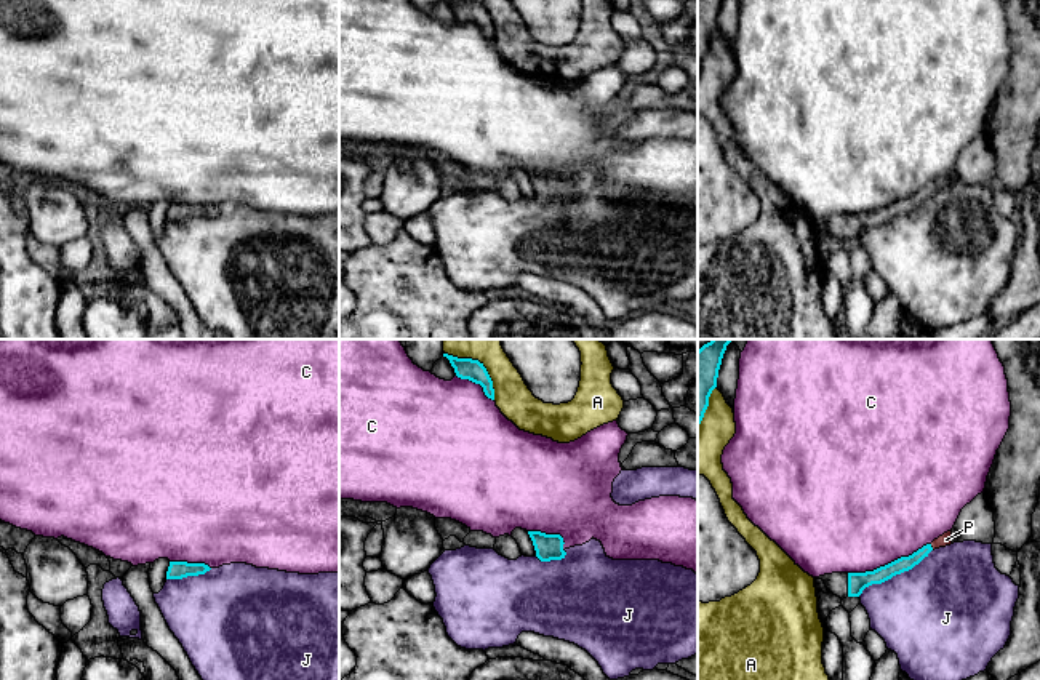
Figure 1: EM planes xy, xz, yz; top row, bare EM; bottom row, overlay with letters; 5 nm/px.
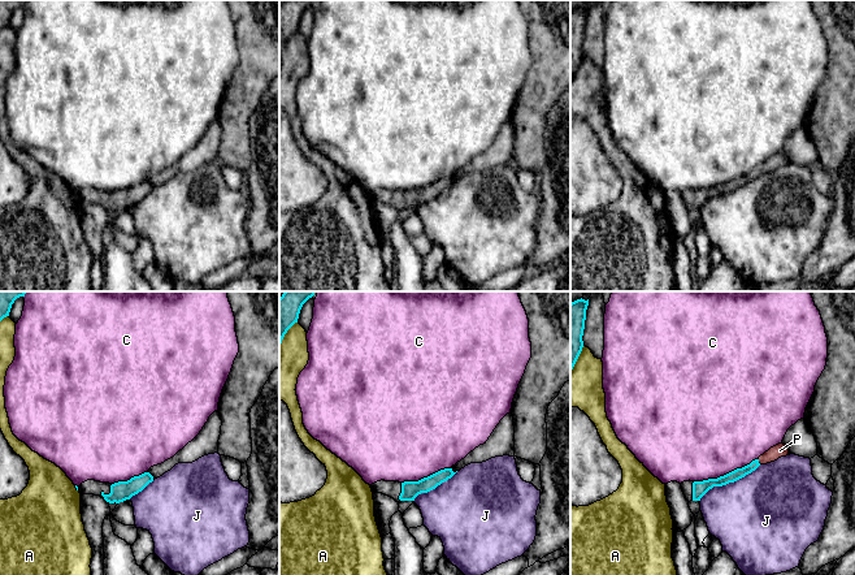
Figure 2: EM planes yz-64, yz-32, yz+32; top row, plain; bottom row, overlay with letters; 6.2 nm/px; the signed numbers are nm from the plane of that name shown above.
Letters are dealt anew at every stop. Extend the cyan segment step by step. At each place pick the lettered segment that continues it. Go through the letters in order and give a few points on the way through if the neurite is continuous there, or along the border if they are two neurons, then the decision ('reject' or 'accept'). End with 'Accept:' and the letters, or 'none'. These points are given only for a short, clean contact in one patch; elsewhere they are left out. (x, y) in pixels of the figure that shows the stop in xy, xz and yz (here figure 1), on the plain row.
A: reject
C: reject
J: reject
P: across yz (904, 205), (932, 189), (946, 181) | accept
Accept: P

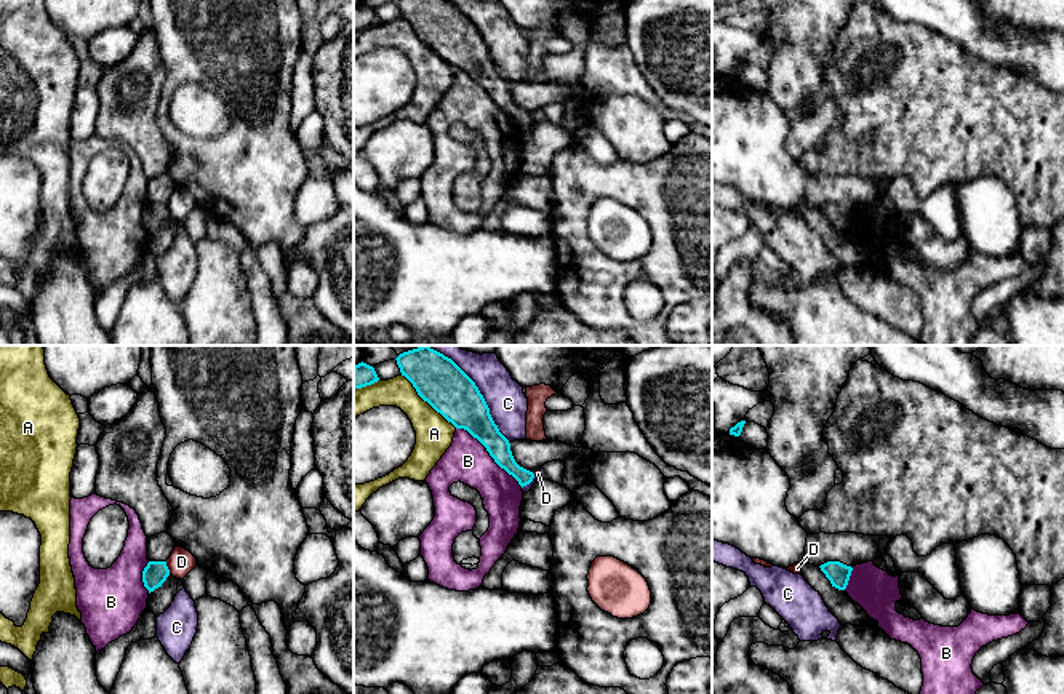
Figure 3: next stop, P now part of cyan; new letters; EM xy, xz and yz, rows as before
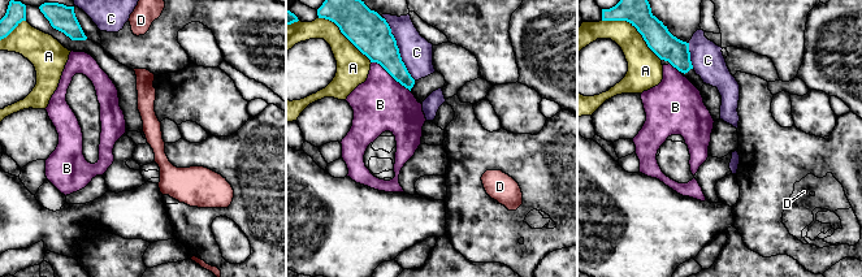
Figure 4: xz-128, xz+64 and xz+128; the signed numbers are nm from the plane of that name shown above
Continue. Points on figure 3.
A: reject
B: reject
C: reject
D: along xy (165, 203), (170, 215) | reject
Accept: none

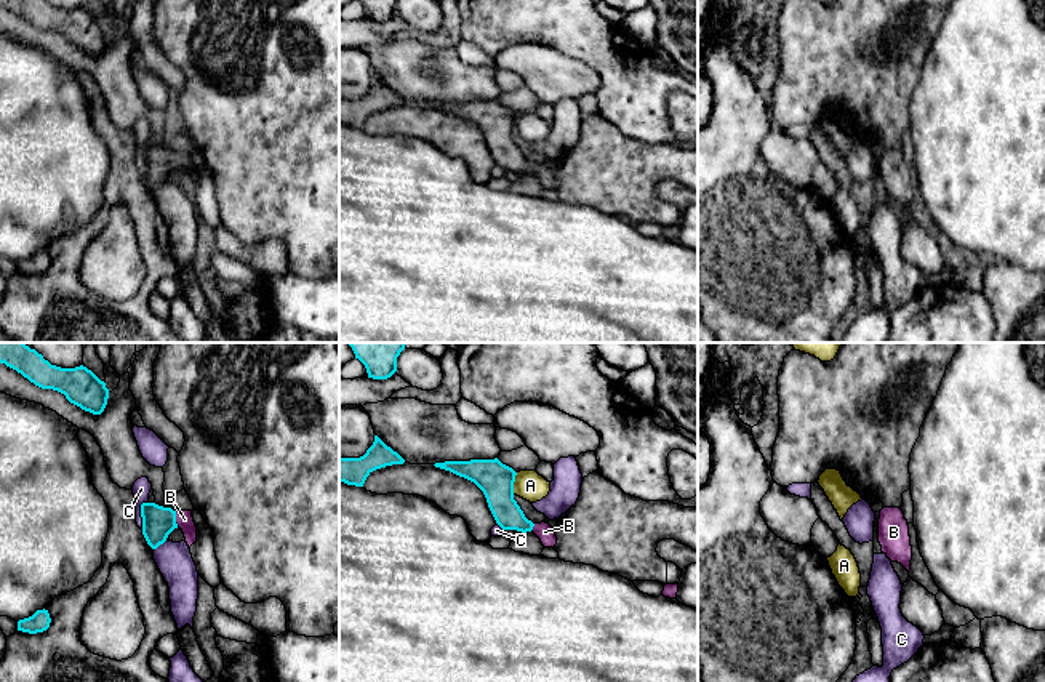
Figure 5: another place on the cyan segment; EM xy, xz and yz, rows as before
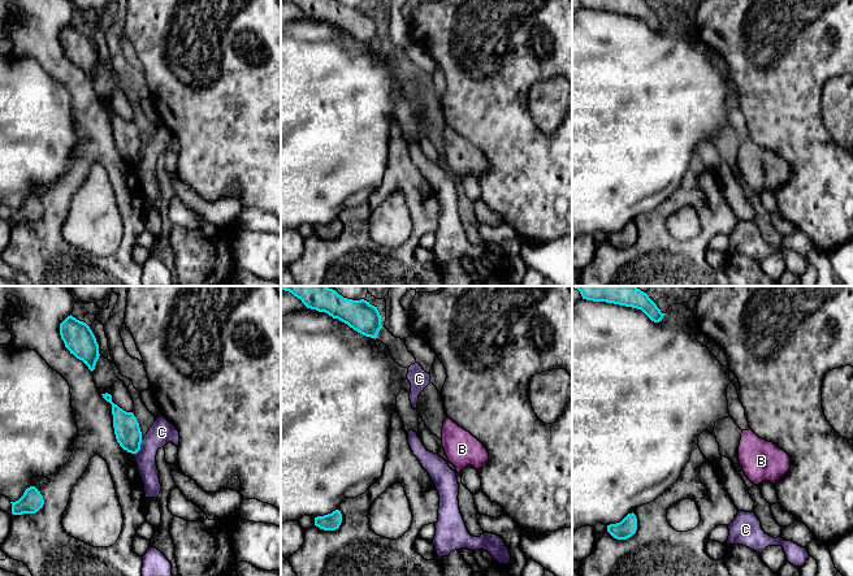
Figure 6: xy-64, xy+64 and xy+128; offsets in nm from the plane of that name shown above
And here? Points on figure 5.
A: reject
B: across xy (157, 164), (175, 160), (184, 160) | accept
C: along xy (146, 143), (141, 146), (143, 170) | reject
Accept: B

